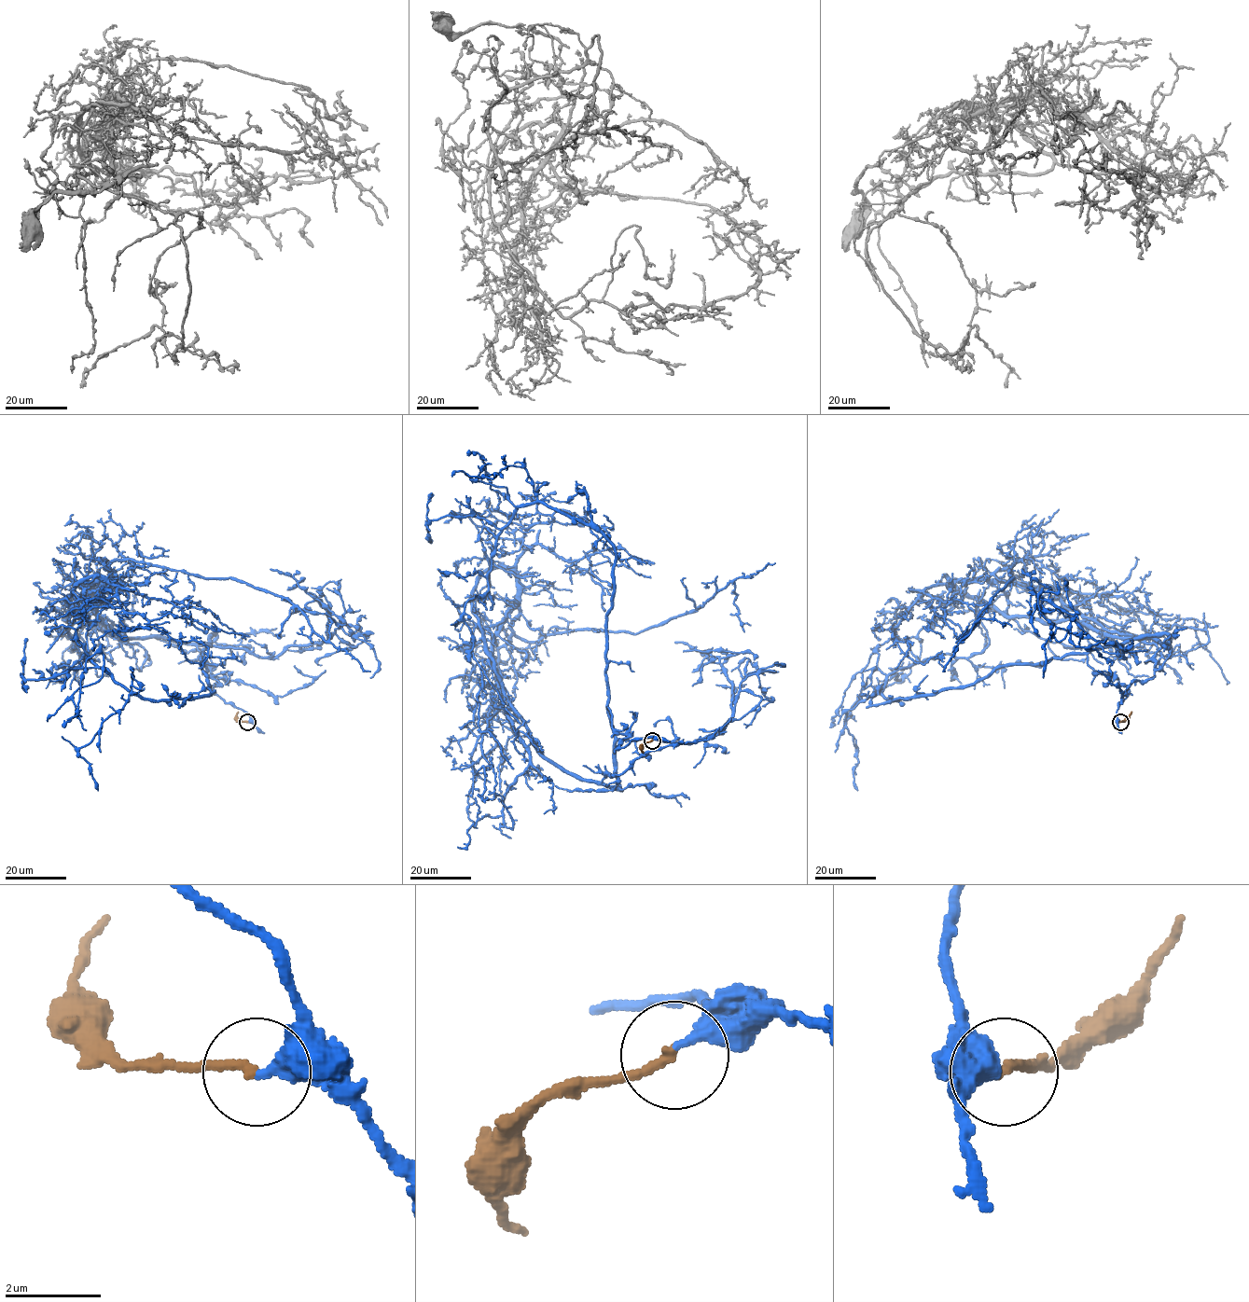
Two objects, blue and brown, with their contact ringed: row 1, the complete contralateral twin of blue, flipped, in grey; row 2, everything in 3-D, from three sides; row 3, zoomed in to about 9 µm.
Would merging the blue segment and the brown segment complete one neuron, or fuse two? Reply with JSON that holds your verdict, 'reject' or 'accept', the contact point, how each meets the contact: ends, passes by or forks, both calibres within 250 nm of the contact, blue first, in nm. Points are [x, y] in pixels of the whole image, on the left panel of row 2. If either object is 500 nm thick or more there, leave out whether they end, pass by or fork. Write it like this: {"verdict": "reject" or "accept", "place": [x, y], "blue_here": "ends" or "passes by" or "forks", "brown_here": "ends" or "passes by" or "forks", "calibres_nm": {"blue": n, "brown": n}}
{"verdict": "accept", "place": [247, 722], "blue_here": "ends", "brown_here": "ends", "calibres_nm": {"blue": 320, "brown": 190}}

